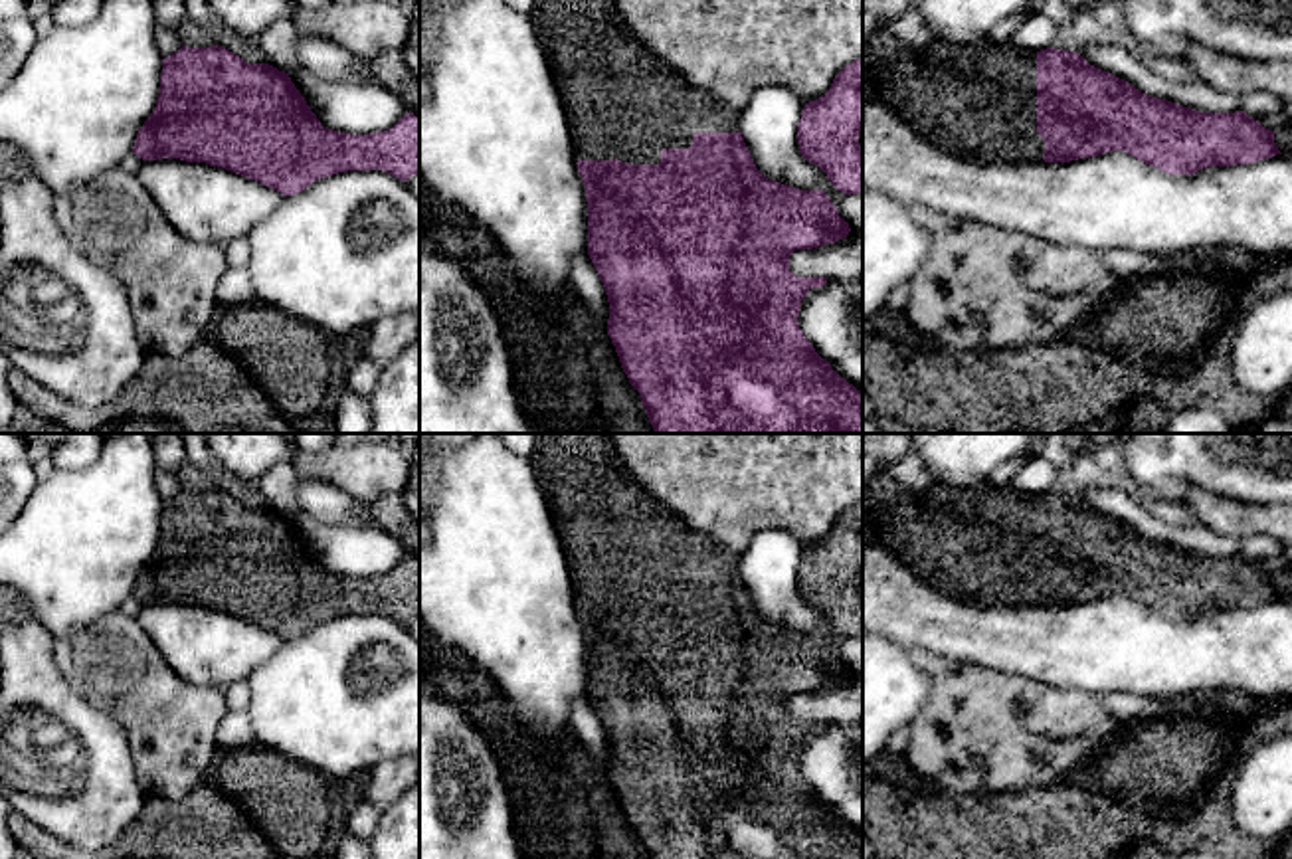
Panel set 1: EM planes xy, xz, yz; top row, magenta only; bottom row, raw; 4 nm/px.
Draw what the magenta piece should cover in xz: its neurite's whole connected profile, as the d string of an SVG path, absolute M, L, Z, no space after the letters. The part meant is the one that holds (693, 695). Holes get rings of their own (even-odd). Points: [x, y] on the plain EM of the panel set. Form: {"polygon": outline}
{"polygon": "M536 433L528 455L538 485L548 501L558 536L568 556L568 572L576 588L576 608L588 645L588 699L605 730L609 746L607 778L615 790L629 827L639 835L647 859L863 859L863 835L841 821L803 780L797 760L803 740L823 730L825 720L797 720L789 715L795 693L813 693L849 679L849 667L823 633L799 633L768 623L738 572L740 552L706 534L694 532L677 515L647 493L627 471L609 433Z"}

